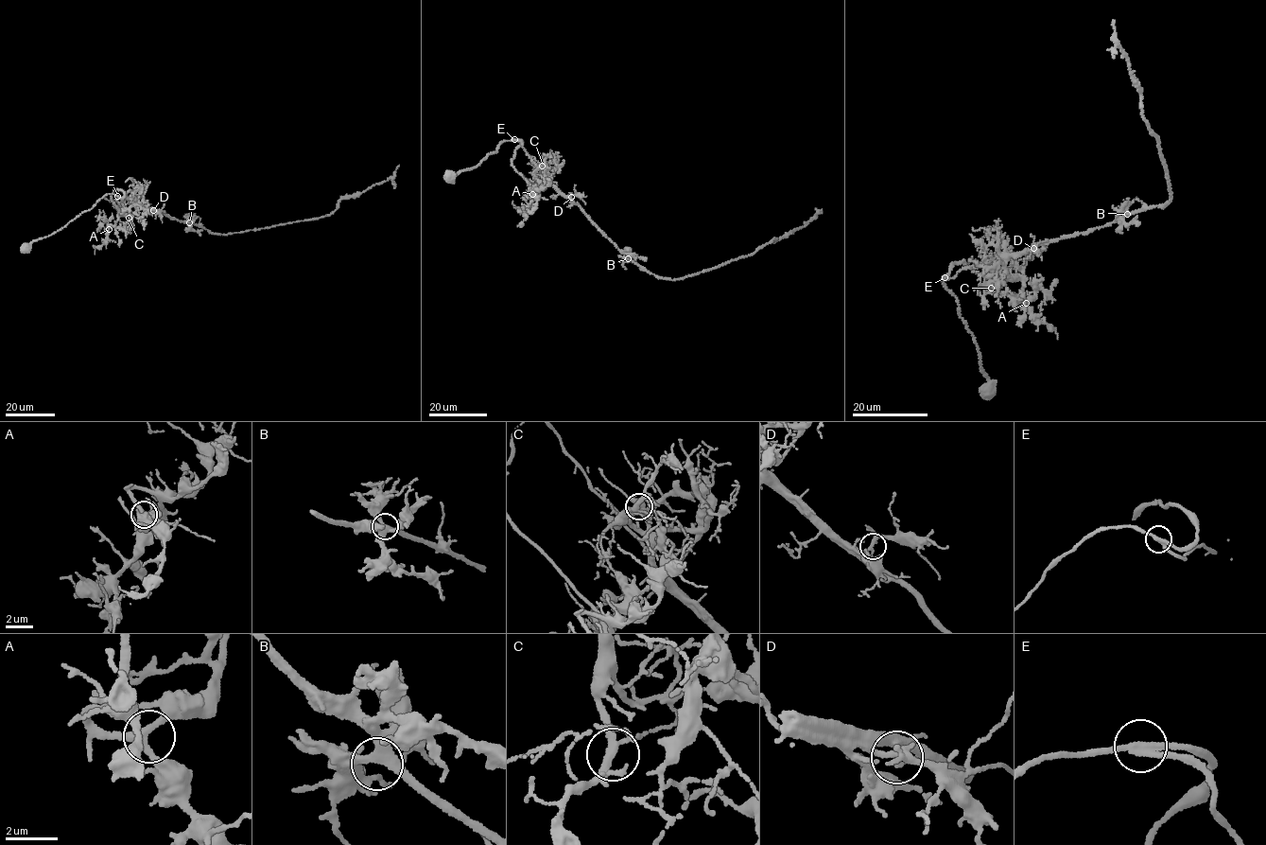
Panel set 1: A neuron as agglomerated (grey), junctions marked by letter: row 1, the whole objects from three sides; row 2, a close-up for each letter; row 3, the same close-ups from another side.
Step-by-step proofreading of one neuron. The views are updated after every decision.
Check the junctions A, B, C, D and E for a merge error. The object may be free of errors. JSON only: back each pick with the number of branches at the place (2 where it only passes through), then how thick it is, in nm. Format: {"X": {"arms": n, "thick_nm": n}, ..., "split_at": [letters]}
{"E": {"arms": 3, "thick_nm": 240}, "split_at": ["E"]}

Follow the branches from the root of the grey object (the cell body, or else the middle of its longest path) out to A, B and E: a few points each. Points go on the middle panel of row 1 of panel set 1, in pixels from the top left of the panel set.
A: (449, 176), (476, 167), (503, 141), (520, 140), (511, 164), (536, 191), (529, 188), (532, 194)
B: (449, 176), (452, 178), (476, 167), (503, 141), (520, 141), (547, 181), (579, 204), (628, 258)
E: (449, 176), (452, 178), (461, 170), (476, 167), (488, 154), (497, 150), (503, 141), (514, 139)

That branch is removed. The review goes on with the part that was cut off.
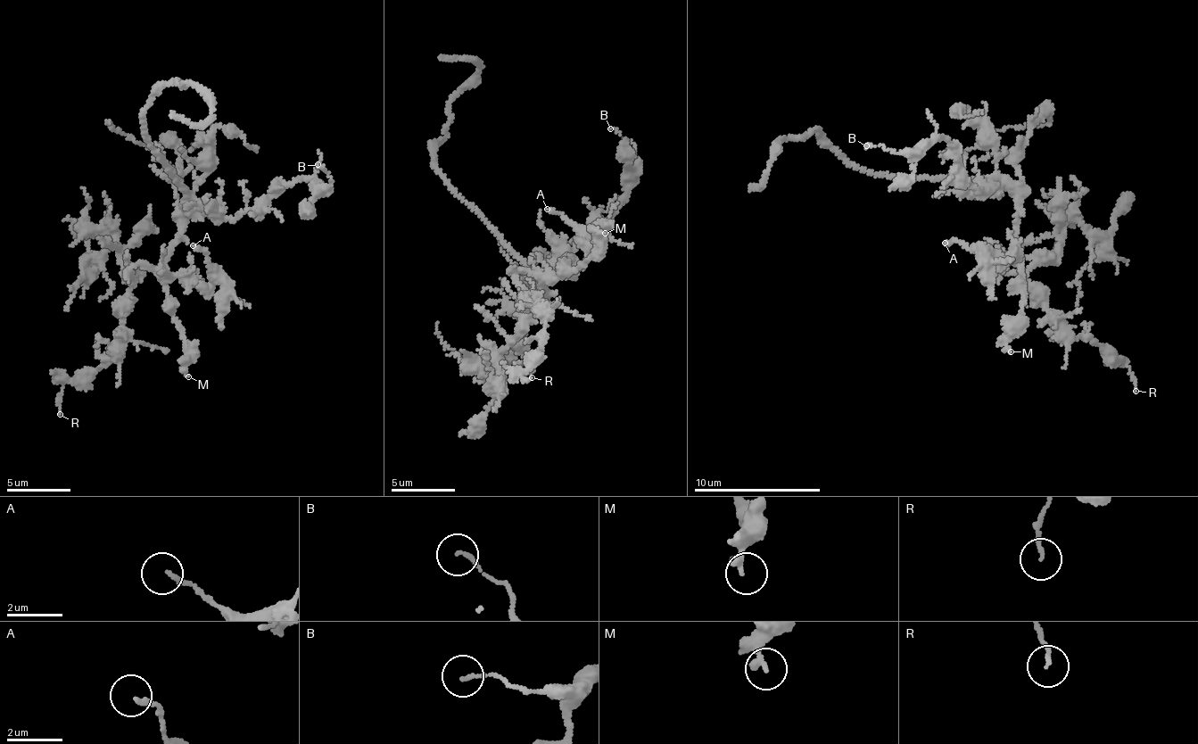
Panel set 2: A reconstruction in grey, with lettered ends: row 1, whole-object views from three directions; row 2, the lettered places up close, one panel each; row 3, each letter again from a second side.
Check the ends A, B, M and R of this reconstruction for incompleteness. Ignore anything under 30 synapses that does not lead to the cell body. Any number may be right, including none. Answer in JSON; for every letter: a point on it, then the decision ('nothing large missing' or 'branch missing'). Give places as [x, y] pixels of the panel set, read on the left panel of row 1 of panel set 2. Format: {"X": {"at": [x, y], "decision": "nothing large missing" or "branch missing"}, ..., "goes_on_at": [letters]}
{"A": {"at": [193, 245], "decision": "nothing large missing"}, "B": {"at": [318, 164], "decision": "nothing large missing"}, "M": {"at": [188, 376], "decision": "nothing large missing"}, "R": {"at": [60, 414], "decision": "nothing large missing"}, "goes_on_at": []}

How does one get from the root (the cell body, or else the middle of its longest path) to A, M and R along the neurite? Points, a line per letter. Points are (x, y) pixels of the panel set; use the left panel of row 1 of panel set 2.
A: (184, 198), (178, 242), (172, 248), (166, 271), (206, 289), (217, 279), (205, 252), (194, 250), (193, 245)
M: (184, 198), (178, 242), (166, 262), (166, 283), (168, 311), (185, 341), (188, 376)
R: (184, 198), (178, 242), (167, 260), (129, 270), (113, 357), (64, 384), (60, 414)

